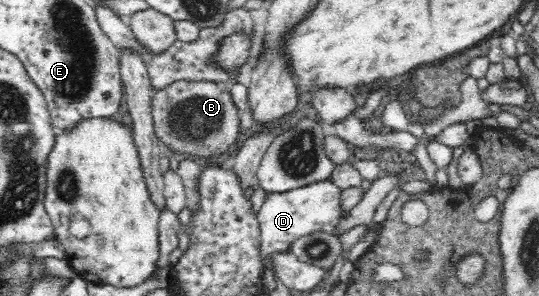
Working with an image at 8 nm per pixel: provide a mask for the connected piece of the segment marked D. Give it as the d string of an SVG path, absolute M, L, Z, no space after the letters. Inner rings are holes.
M333 178L315 180L305 187L298 187L283 194L268 193L260 211L258 221L261 229L263 257L273 252L284 251L295 241L317 234L340 236L342 219L349 210L343 206L343 191Z

